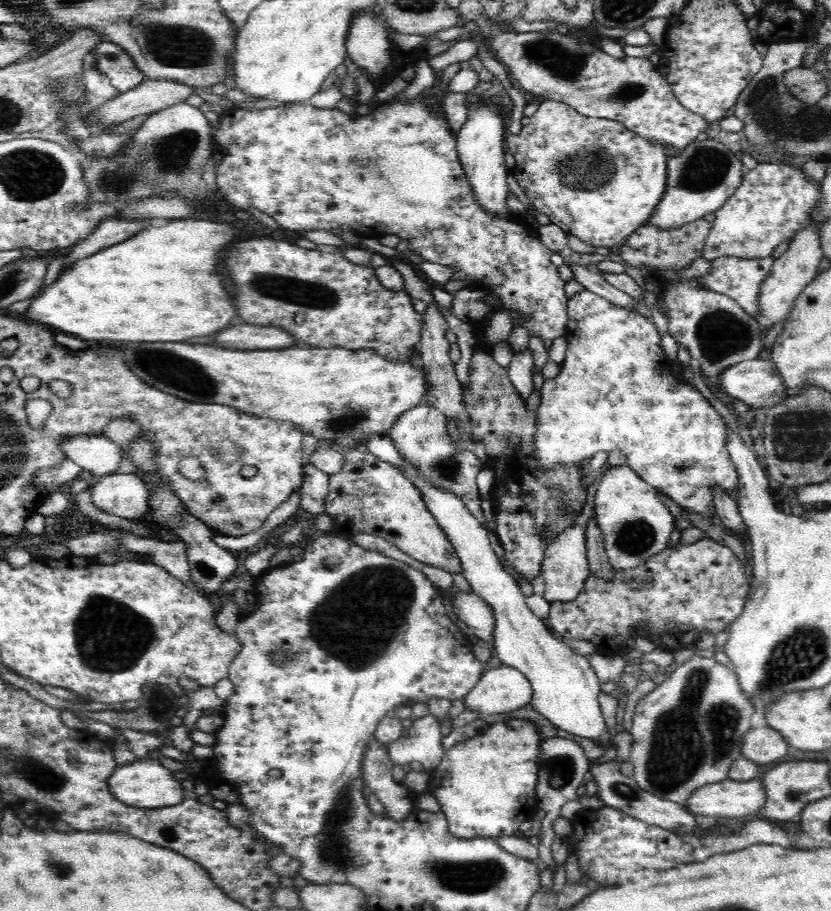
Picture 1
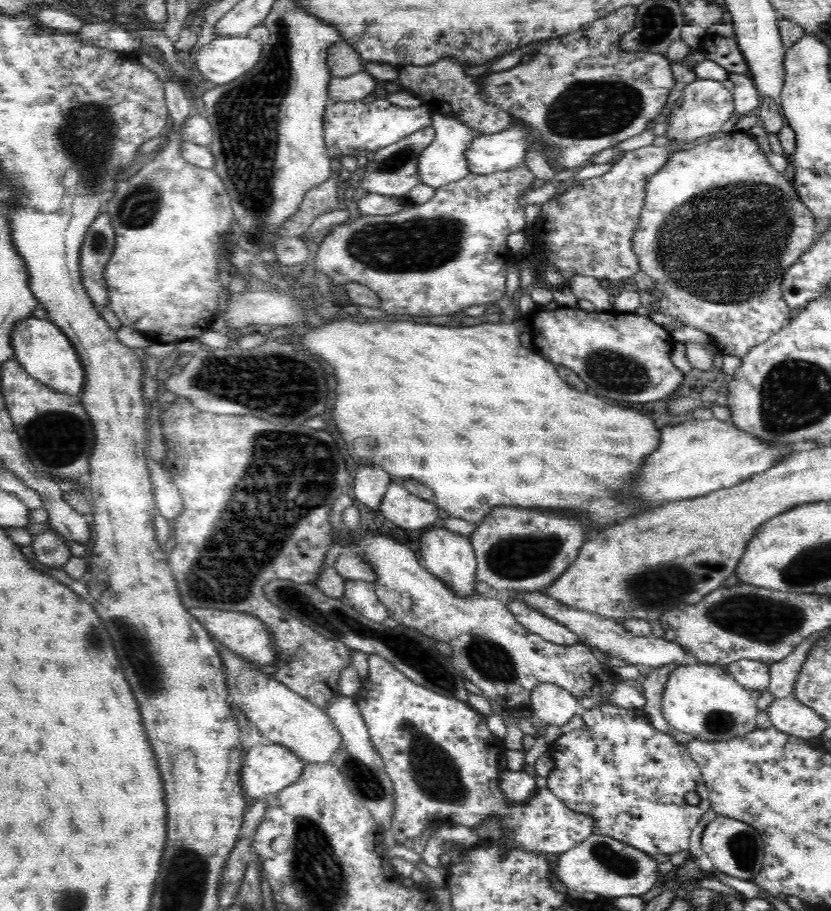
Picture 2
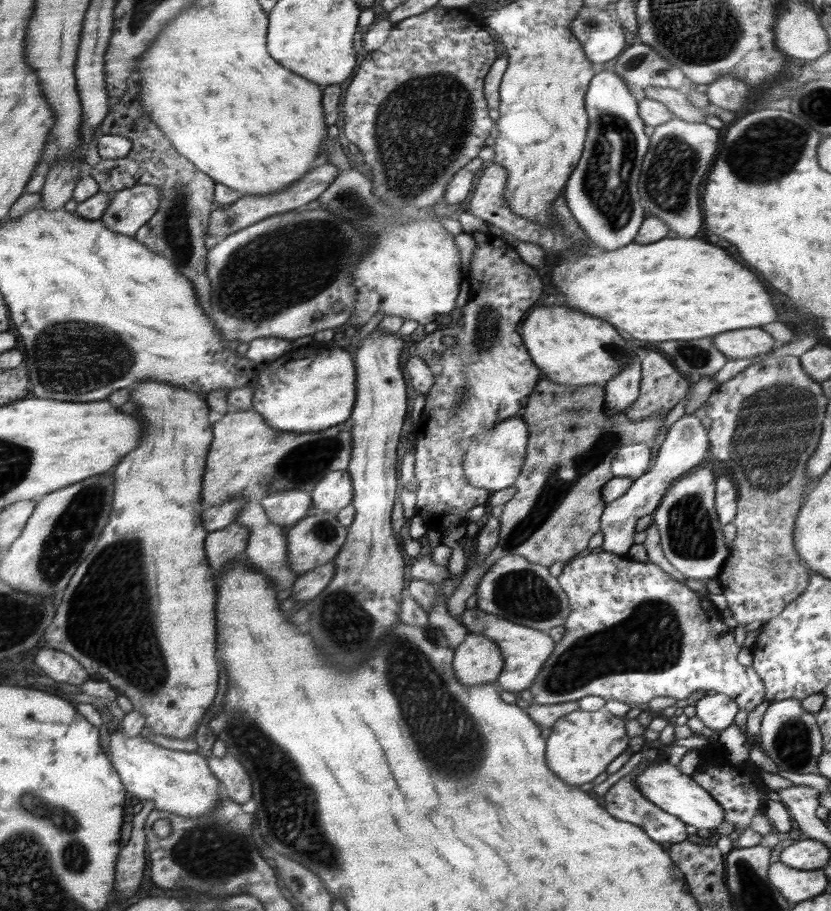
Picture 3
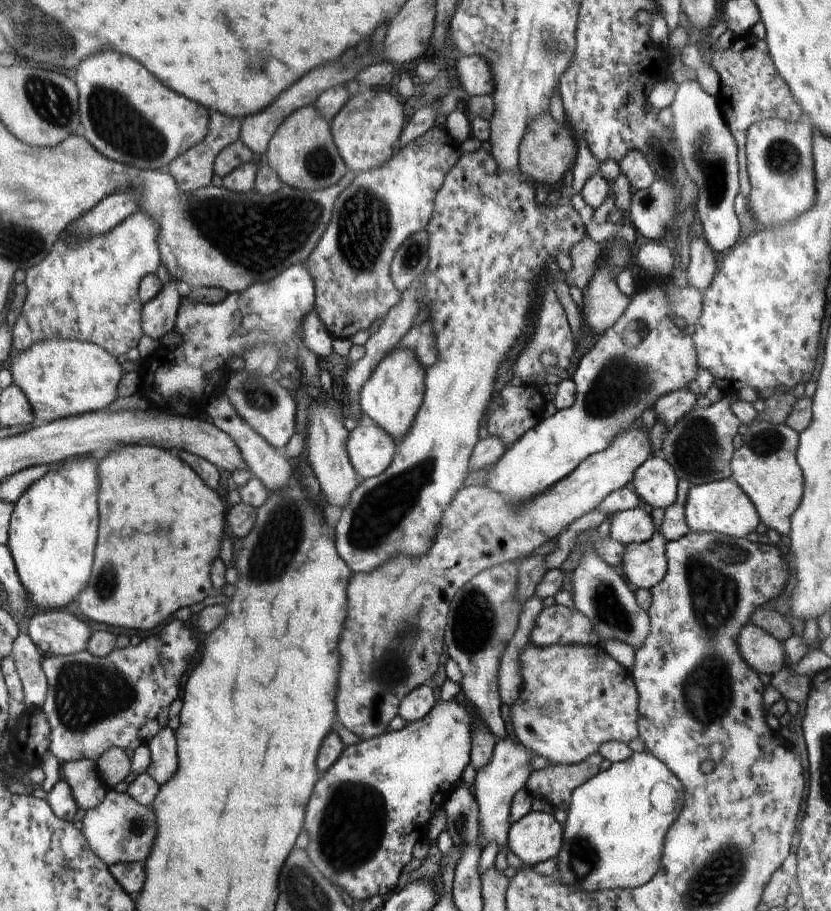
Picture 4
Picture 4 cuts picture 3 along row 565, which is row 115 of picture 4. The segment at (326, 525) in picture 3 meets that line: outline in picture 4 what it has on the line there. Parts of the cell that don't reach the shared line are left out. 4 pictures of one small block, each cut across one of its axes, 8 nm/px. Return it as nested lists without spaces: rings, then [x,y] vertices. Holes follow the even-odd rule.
[[[310,103],[310,106],[292,112],[269,140],[266,156],[282,185],[300,190],[322,190],[336,184],[346,174],[346,165],[332,140],[330,123],[316,108]]]

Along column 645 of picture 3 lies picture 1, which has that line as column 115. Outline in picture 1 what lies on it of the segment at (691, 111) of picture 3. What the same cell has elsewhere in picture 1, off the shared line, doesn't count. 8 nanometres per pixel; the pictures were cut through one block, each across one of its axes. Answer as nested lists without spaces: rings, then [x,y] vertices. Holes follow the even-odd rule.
[[[88,53],[84,56],[83,62],[84,76],[82,78],[86,81],[85,87],[94,104],[98,107],[113,99],[118,90],[114,88],[114,85],[102,72],[97,70],[96,55]]]

